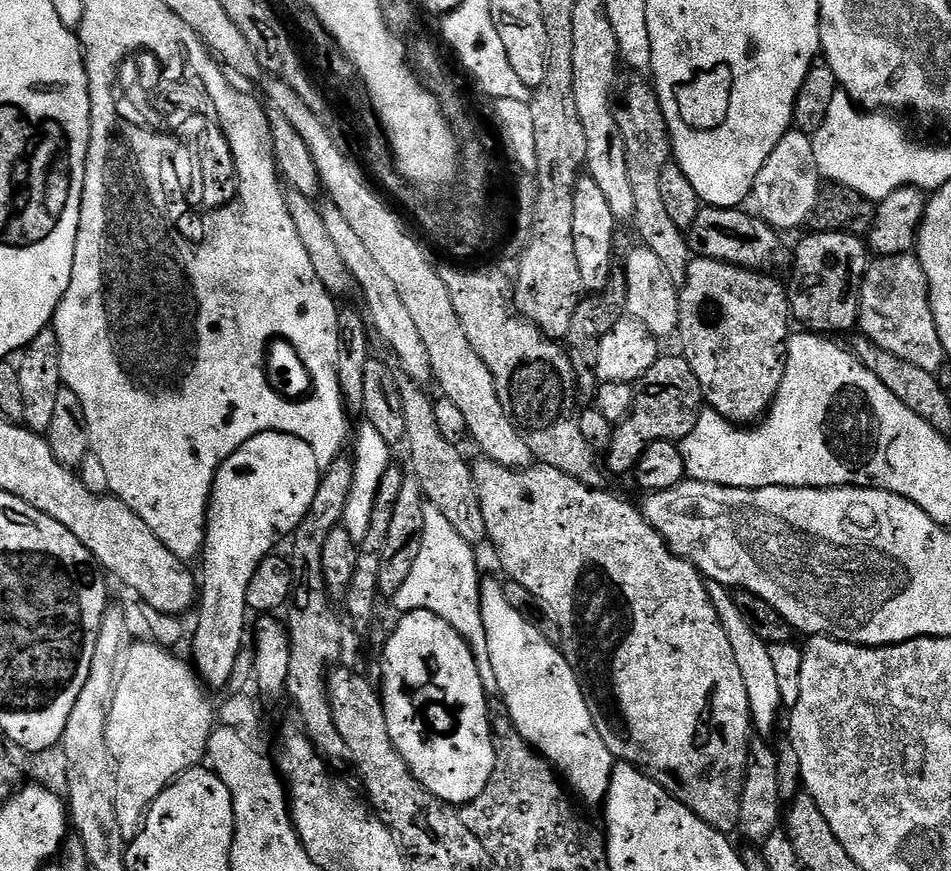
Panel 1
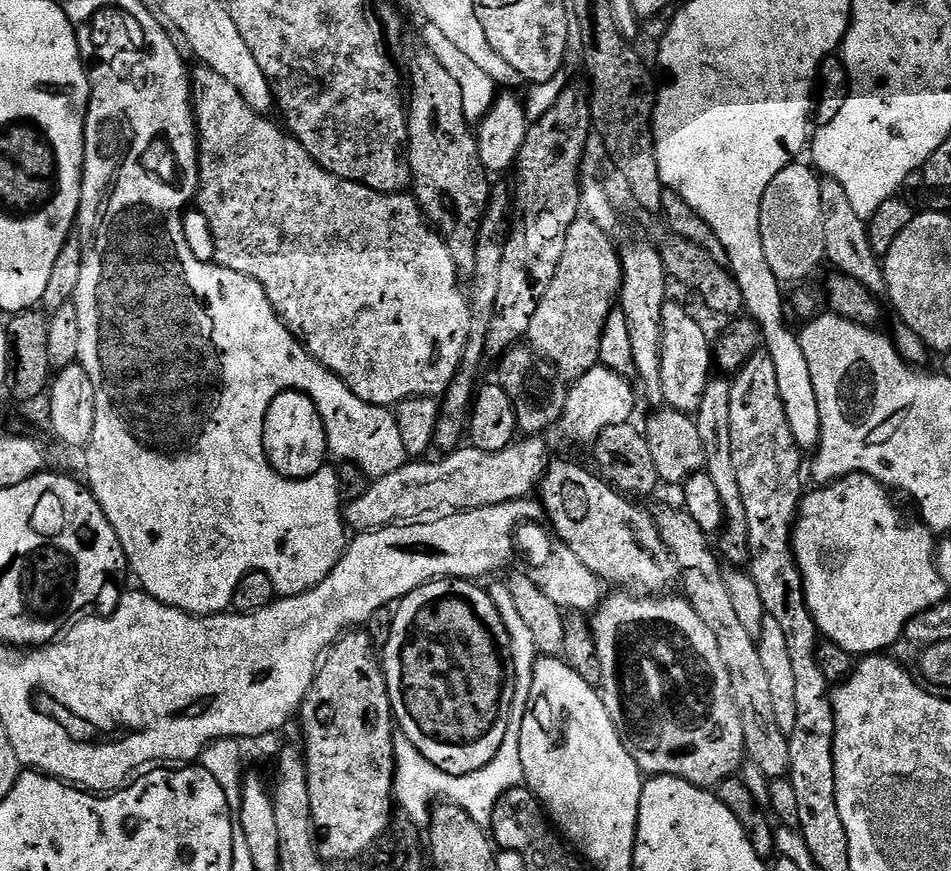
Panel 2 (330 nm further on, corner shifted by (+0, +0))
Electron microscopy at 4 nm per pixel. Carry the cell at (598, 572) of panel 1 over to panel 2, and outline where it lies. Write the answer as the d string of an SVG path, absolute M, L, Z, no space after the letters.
M624 590L613 592L616 592L613 596L608 594L601 599L599 608L591 613L590 623L594 646L598 650L598 662L602 666L602 682L598 688L603 695L606 710L622 738L622 746L626 746L630 758L634 758L641 773L649 777L676 776L679 780L685 780L705 790L715 789L716 785L724 780L733 779L741 771L746 760L742 718L738 718L738 706L734 706L734 694L730 690L730 674L722 662L722 654L718 654L718 640L711 633L710 626L706 626L706 622L698 618L687 599L679 595L676 597L672 596L673 594L664 594L657 598L652 594L629 594Z

